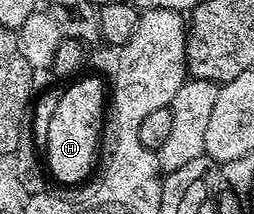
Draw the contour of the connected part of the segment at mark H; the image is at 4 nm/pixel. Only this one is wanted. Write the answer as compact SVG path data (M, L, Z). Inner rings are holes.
M85 76L74 79L68 89L62 91L59 106L55 106L55 114L51 114L51 126L47 126L47 146L43 150L43 164L48 175L53 176L61 186L77 186L89 179L99 155L101 133L107 123L107 84L97 76Z

